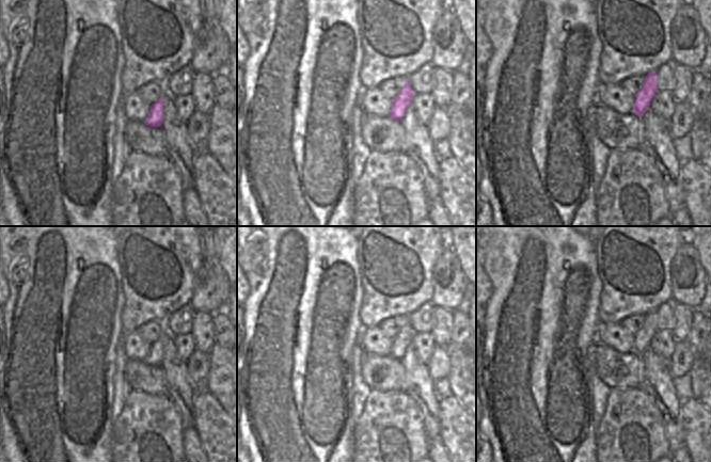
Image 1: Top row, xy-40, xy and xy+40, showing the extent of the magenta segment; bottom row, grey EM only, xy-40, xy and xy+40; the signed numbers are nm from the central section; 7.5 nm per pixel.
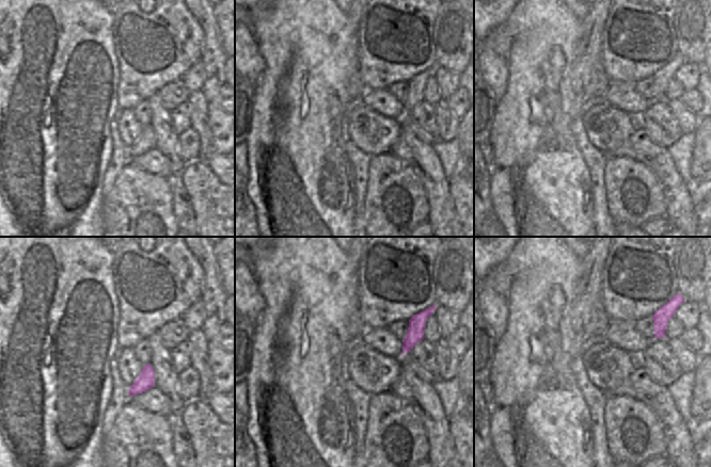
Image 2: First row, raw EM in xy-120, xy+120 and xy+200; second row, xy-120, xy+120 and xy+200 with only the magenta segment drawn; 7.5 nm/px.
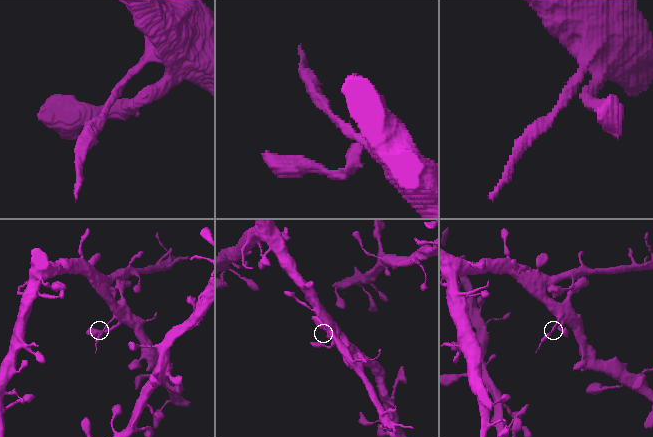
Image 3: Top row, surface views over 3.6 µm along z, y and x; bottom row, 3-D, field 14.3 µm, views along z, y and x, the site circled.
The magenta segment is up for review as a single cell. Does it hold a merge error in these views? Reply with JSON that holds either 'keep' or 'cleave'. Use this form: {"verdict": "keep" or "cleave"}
{"verdict": "cleave"}

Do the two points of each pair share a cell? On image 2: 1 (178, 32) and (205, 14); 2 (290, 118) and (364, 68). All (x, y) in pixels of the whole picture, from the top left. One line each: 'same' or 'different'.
1: different
2: different

